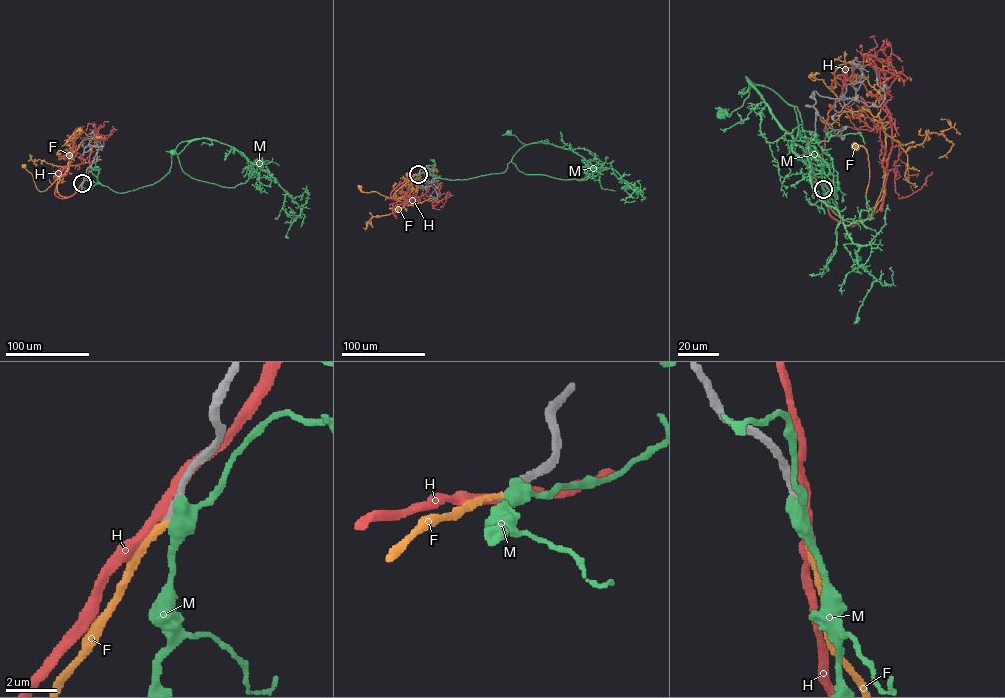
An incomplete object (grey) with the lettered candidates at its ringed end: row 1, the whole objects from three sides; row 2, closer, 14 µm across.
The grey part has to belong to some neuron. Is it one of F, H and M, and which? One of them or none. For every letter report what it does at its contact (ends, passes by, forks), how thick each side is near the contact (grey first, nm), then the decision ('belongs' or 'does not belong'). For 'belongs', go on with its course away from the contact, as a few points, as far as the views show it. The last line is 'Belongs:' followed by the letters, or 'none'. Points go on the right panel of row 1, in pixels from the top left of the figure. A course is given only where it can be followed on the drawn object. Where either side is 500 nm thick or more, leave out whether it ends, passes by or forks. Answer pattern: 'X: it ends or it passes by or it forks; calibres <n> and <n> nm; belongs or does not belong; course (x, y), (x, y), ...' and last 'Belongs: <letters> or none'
F: it ends; calibres 320 and 280 nm; belongs; course (823, 189), (845, 220), (872, 213), (884, 174), (876, 204), (867, 208), (868, 155), (854, 147)
H: it passes by; calibres 380 and 360 nm; does not belong
M: it passes by; calibres 400 and 480 nm; does not belong
Belongs: F

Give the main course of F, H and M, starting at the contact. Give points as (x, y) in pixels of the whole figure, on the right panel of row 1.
F: (823, 189), (845, 220), (872, 213), (884, 174), (876, 204), (867, 208), (868, 155), (854, 147)
H: (823, 188), (828, 212), (842, 224), (854, 226), (880, 207), (892, 140), (884, 103), (889, 92), (885, 48)
M: (822, 188), (815, 182), (832, 191), (837, 212), (798, 107), (747, 80), (740, 107), (722, 112)

